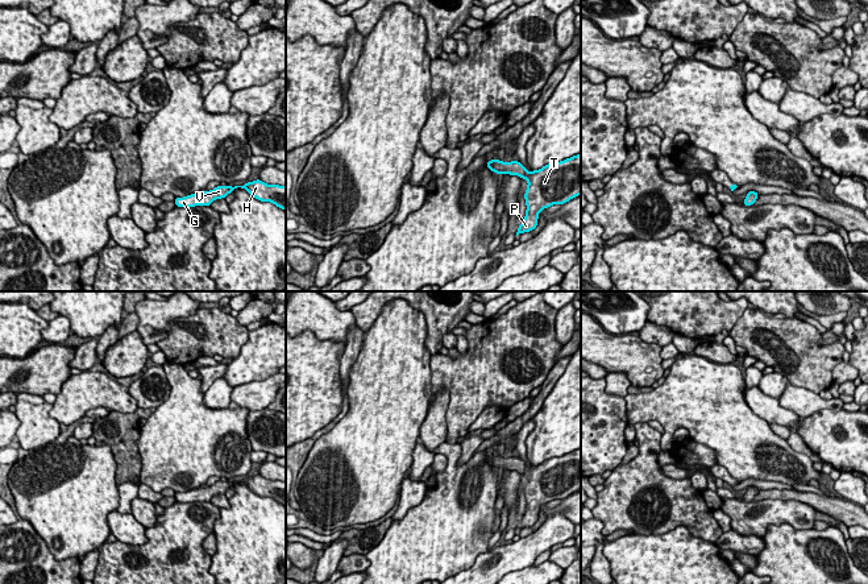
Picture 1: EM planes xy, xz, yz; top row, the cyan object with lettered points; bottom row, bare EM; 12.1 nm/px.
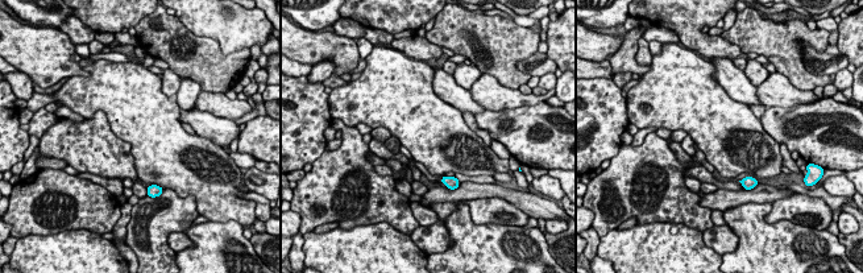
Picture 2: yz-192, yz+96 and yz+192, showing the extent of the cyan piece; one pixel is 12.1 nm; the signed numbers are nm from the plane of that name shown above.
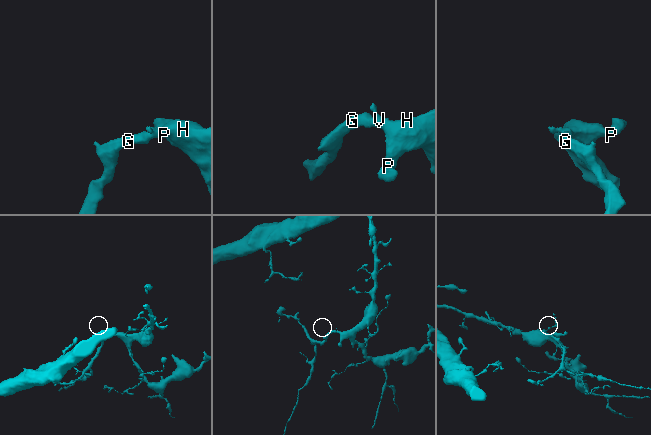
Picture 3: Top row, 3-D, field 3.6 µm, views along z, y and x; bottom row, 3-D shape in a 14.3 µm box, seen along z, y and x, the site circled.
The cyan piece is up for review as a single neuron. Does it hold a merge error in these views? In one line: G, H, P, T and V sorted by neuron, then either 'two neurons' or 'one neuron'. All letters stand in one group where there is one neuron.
G H P T V | one neuron

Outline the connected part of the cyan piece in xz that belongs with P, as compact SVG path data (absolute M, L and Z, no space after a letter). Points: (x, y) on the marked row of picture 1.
M581 153L560 162L551 162L529 173L519 161L491 160L486 162L486 167L495 174L518 175L528 182L524 194L526 216L516 236L536 228L541 210L553 204L564 204L581 195Z

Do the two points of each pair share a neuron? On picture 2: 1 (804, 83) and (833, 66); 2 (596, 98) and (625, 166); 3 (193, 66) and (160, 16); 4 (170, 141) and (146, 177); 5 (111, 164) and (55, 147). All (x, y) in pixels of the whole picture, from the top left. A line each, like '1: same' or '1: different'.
1: different
2: different
3: same
4: same
5: same

